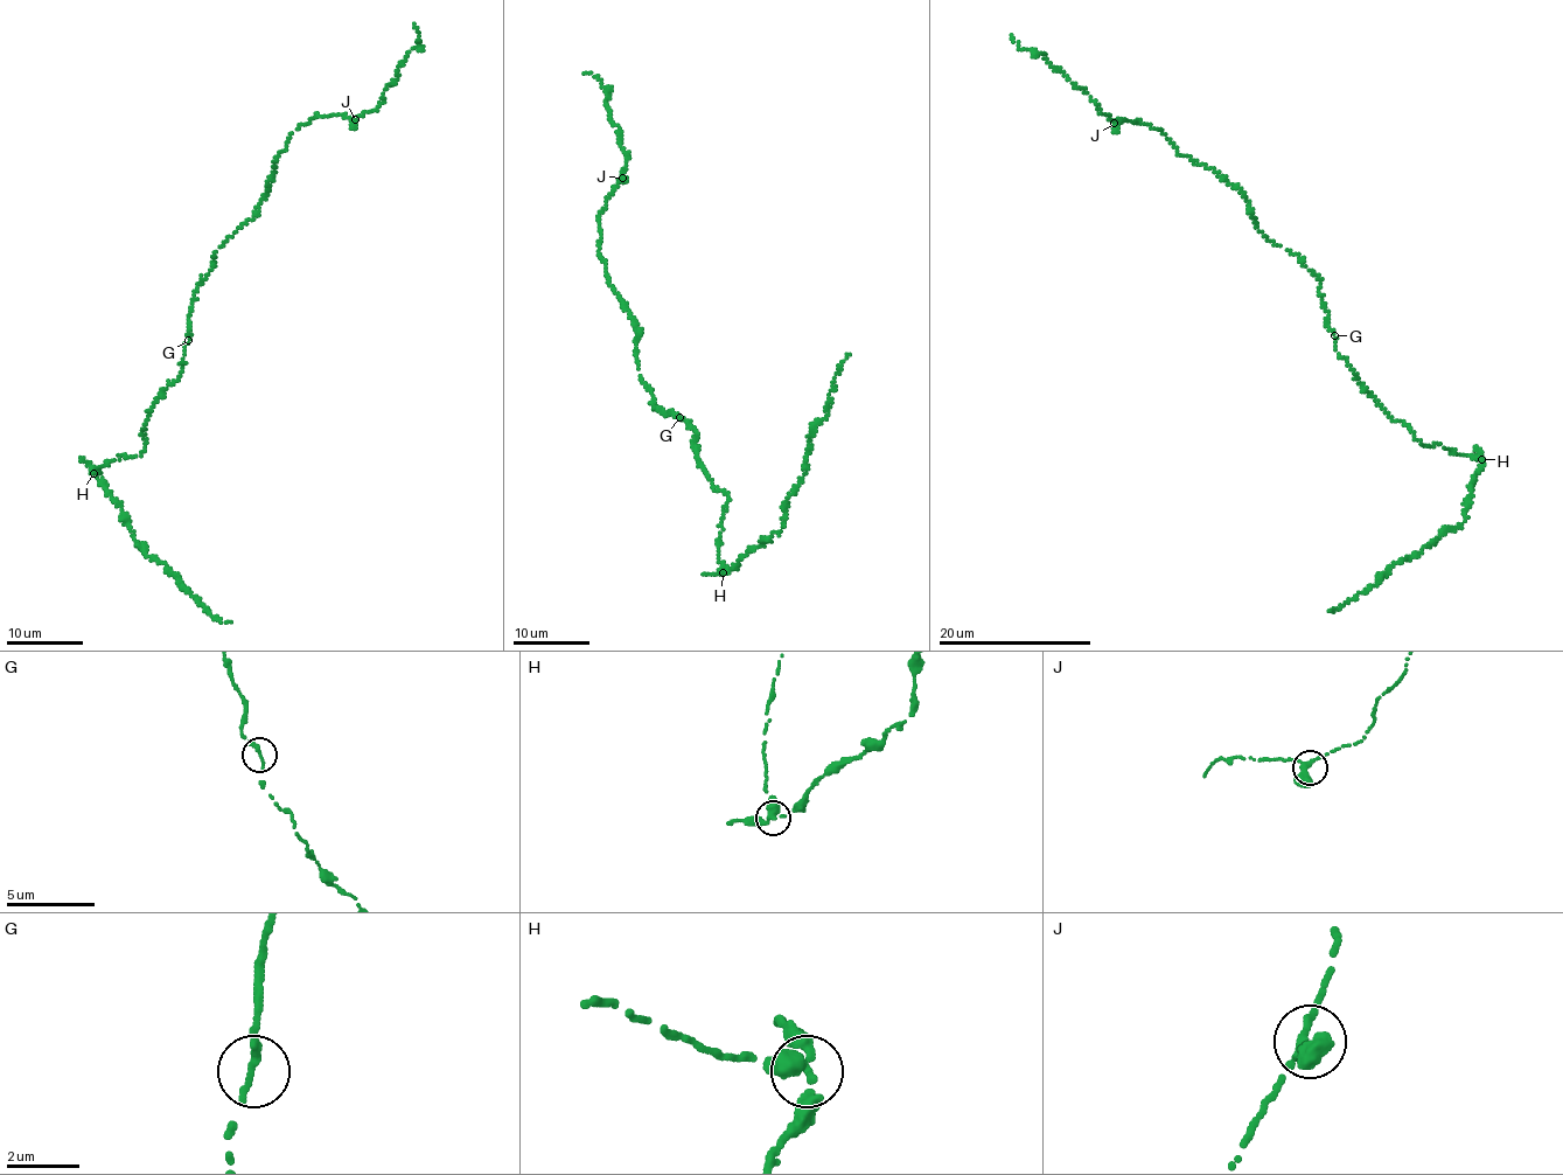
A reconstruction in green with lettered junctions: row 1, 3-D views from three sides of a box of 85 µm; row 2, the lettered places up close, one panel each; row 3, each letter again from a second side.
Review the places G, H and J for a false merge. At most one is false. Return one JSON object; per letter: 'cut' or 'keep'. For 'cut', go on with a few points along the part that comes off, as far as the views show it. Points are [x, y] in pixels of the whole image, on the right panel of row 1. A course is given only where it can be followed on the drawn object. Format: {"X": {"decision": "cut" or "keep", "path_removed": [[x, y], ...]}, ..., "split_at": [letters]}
{"G": {"decision": "keep"}, "H": {"decision": "cut", "path_removed": [[1481, 459], [1463, 526], [1396, 562], [1377, 582], [1330, 610]]}, "J": {"decision": "keep"}, "split_at": ["H"]}

